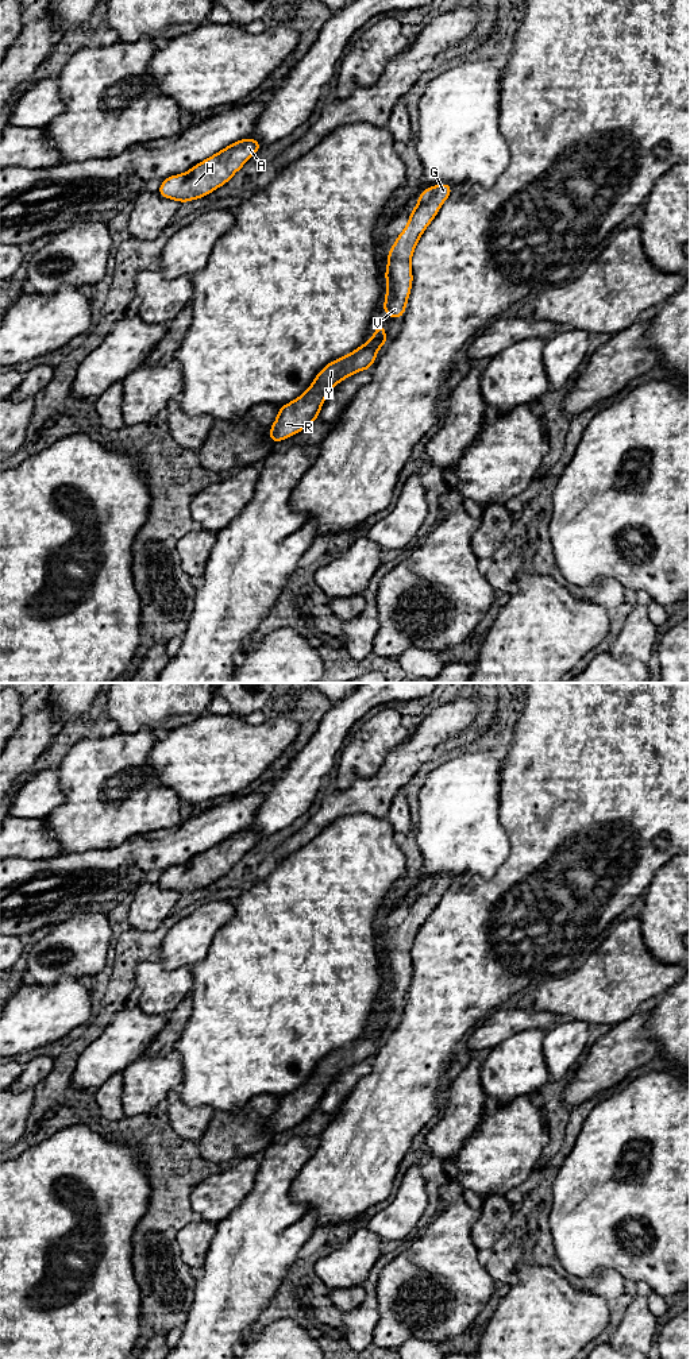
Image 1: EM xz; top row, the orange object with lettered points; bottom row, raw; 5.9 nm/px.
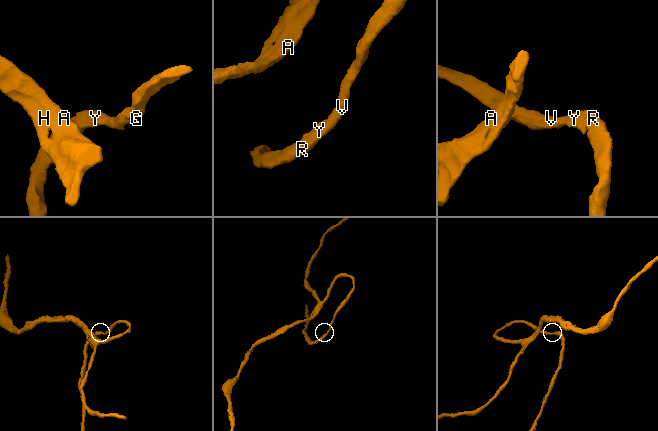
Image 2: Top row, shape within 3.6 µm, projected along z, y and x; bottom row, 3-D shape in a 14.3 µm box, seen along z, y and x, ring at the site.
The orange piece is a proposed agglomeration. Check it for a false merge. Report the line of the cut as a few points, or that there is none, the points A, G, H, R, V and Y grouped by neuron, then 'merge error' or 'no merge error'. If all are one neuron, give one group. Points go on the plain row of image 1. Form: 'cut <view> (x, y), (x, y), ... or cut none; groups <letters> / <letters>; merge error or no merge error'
cut none; groups A G H R V Y; no merge error

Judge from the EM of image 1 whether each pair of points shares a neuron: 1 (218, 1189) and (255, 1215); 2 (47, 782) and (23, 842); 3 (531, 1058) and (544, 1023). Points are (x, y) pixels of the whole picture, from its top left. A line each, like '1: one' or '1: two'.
1: two
2: two
3: two

